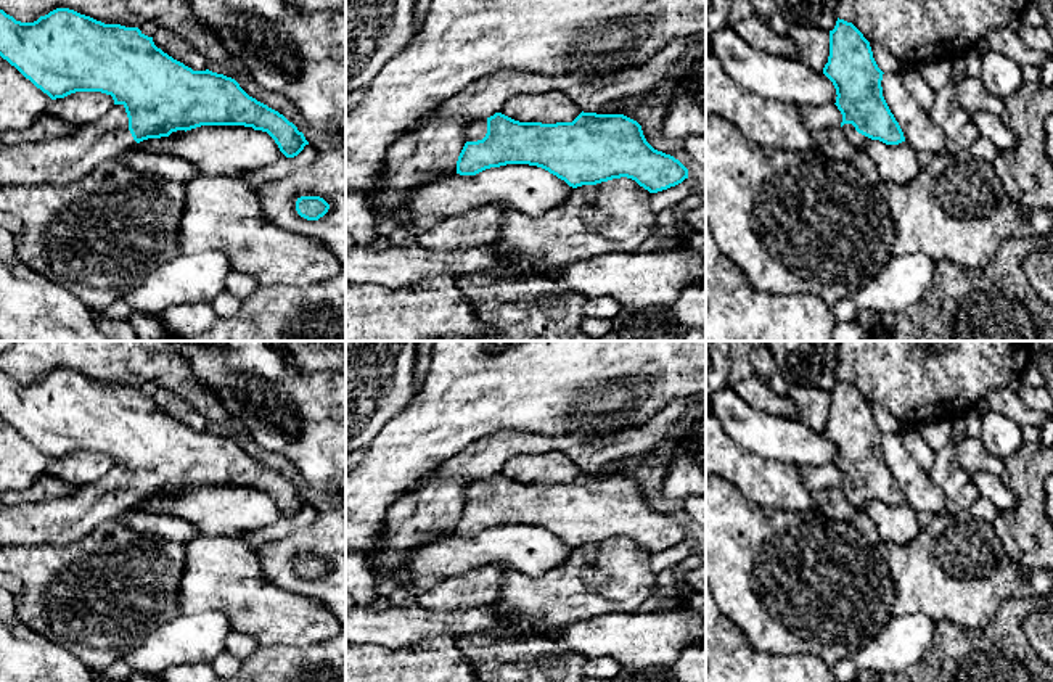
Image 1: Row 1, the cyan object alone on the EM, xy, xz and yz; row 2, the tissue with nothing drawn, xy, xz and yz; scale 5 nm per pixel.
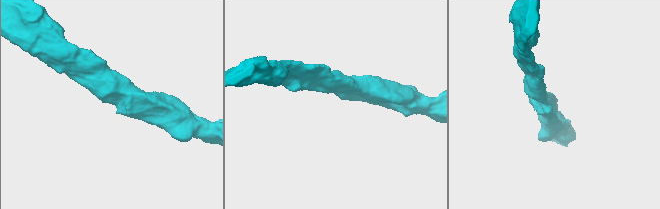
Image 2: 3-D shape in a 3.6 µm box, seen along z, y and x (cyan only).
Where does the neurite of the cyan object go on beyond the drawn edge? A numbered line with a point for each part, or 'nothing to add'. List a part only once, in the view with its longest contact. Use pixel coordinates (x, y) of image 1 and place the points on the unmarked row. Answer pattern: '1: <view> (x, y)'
1: xy (63, 520)

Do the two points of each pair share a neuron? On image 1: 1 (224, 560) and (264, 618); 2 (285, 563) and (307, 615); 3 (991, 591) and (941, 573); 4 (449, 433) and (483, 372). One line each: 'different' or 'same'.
1: same
2: different
3: same
4: same

